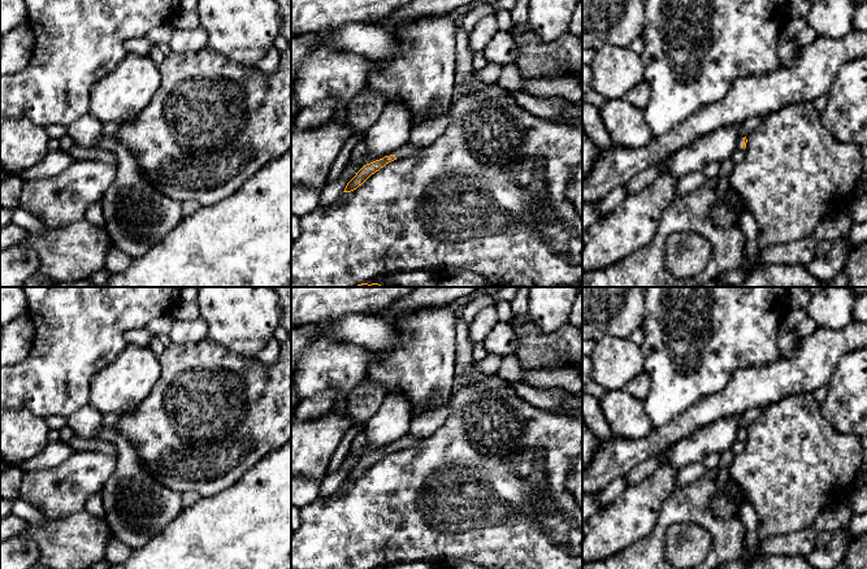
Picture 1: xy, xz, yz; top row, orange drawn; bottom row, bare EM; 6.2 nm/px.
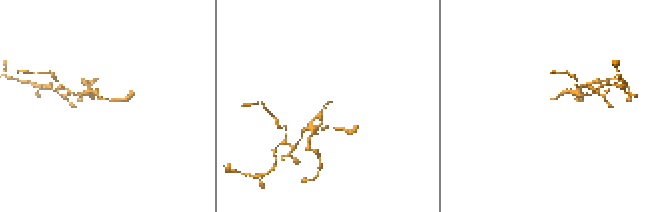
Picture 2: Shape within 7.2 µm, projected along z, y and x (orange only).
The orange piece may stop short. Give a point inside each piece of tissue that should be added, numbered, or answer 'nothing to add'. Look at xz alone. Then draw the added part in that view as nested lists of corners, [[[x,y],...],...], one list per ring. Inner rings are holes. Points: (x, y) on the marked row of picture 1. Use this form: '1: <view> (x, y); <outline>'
1: xz (407, 150); [[[406,144],[402,148],[396,149],[393,155],[396,158],[402,158],[402,157],[408,157],[408,156],[415,156],[419,151],[420,148]]]

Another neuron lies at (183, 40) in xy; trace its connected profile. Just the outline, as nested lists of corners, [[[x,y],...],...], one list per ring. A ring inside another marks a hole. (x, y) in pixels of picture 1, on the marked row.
[[[175,29],[169,47],[174,53],[195,52],[208,47],[208,34],[196,29]]]

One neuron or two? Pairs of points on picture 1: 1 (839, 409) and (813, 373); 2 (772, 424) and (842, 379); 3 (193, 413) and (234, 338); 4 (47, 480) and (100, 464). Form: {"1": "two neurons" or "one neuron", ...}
{"1": "two neurons", "2": "two neurons", "3": "two neurons", "4": "one neuron"}

